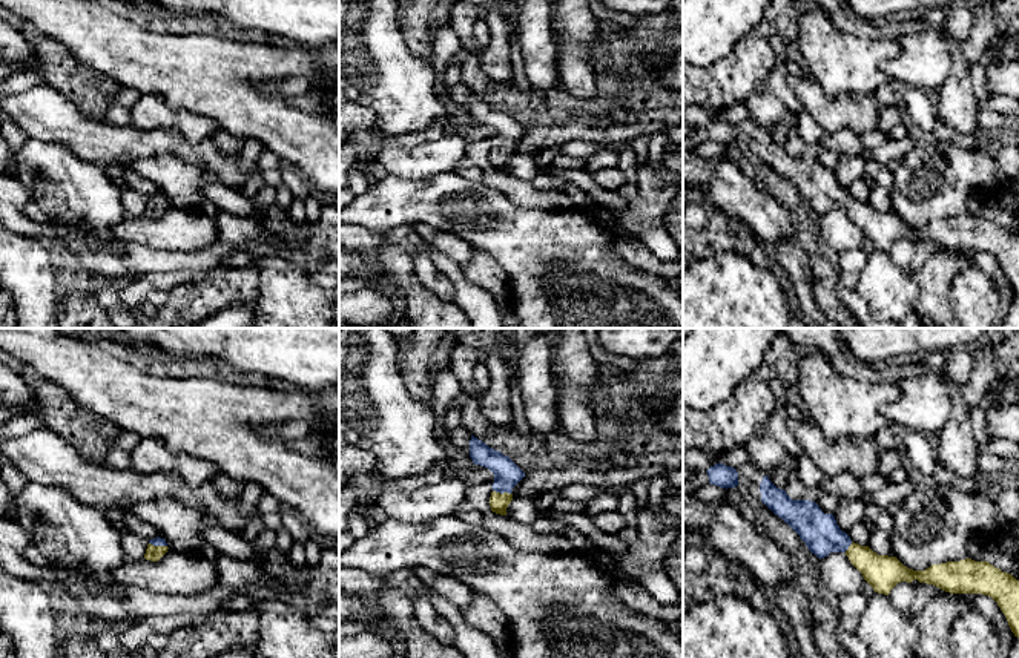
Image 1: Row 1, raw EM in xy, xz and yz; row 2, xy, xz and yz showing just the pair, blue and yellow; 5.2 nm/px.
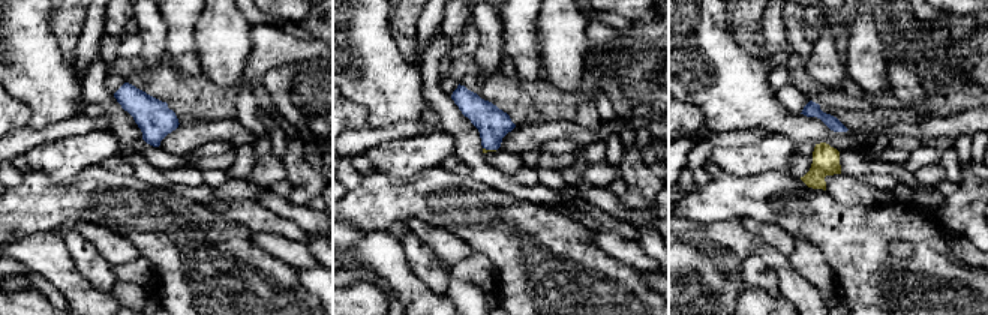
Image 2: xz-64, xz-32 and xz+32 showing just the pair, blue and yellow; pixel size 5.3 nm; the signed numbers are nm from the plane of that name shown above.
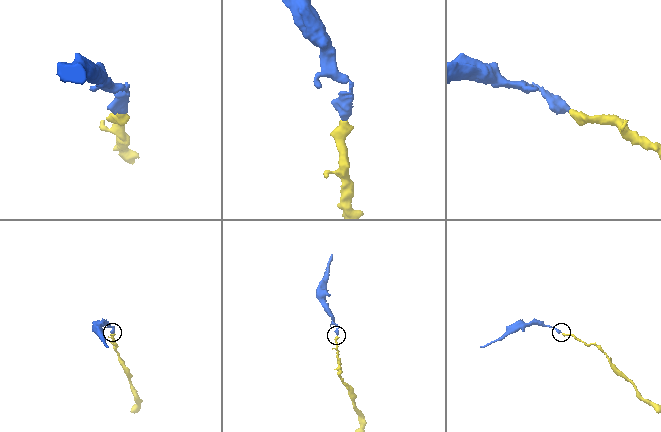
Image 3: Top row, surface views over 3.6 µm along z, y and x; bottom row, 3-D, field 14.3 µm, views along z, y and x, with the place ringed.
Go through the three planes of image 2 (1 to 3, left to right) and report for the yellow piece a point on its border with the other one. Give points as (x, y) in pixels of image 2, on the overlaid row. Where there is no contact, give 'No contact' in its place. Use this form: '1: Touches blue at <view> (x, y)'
1: No contact
2: Touches blue at xz-32 (489, 149)
3: No contact

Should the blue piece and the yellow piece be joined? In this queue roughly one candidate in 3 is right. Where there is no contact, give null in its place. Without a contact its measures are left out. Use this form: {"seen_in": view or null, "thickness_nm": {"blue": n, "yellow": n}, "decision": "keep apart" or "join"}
{"seen_in": "xz", "thickness_nm": {"blue": 140, "yellow": 100}, "decision": "join"}

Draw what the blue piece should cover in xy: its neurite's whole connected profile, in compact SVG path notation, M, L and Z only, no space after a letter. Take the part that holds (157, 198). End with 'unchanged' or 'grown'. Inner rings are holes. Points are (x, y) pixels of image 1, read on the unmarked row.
M157 193L153 196L149 196L144 215L150 218L158 218L167 209L167 206L169 204L167 204L166 196Z; grown

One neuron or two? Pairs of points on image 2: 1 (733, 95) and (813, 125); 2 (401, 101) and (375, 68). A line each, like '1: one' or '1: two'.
1: one
2: one

